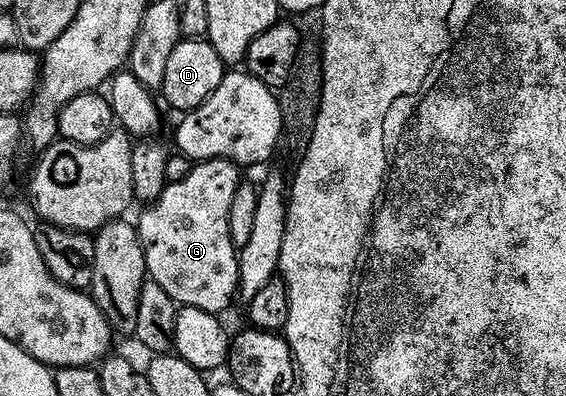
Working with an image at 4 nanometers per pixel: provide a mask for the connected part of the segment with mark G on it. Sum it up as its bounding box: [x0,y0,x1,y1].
[134,158,242,315]

